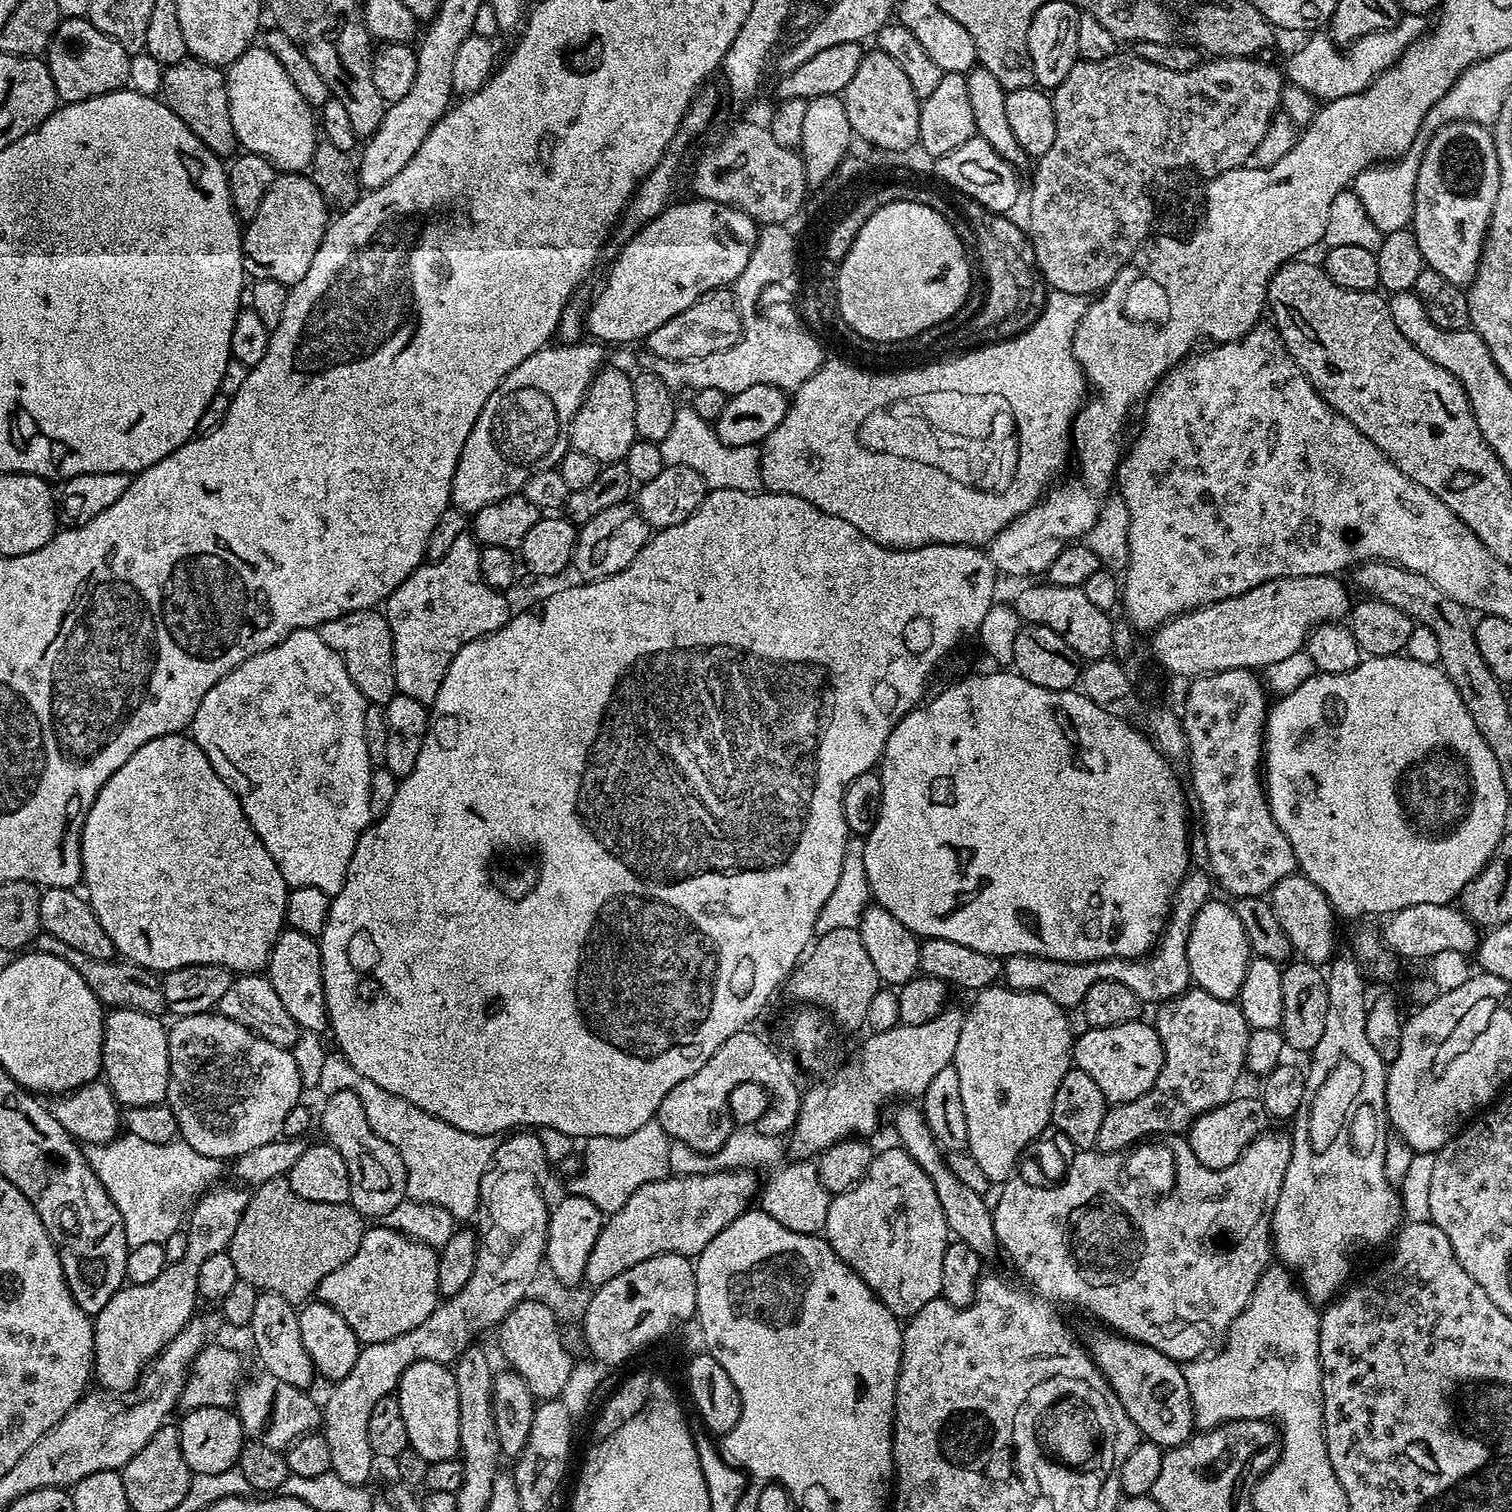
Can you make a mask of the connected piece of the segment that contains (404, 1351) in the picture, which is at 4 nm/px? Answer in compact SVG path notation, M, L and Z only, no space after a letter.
M516 1130L513 1131L511 1134L505 1135L503 1139L497 1143L496 1146L496 1154L492 1158L491 1164L489 1164L488 1169L486 1170L486 1174L482 1178L482 1182L480 1183L480 1206L478 1209L478 1221L480 1220L480 1228L478 1227L478 1247L476 1250L476 1265L474 1266L474 1274L470 1274L470 1282L466 1282L466 1286L462 1286L462 1290L458 1290L458 1294L454 1294L453 1296L447 1297L443 1302L437 1304L436 1309L433 1310L433 1312L430 1314L430 1318L426 1318L426 1322L422 1322L422 1326L414 1326L414 1330L410 1330L406 1334L398 1334L398 1338L390 1338L386 1342L374 1342L373 1344L366 1344L363 1345L360 1349L360 1353L358 1354L358 1362L354 1362L353 1368L350 1369L350 1374L346 1374L346 1378L342 1378L341 1380L335 1381L331 1385L332 1393L328 1396L328 1401L323 1401L322 1404L322 1435L326 1438L326 1442L330 1446L330 1462L332 1463L332 1473L335 1474L338 1478L342 1478L342 1482L348 1483L350 1486L354 1487L361 1487L364 1485L367 1485L367 1480L371 1478L372 1476L372 1463L374 1463L374 1457L372 1455L372 1451L370 1450L370 1437L366 1435L366 1429L368 1426L368 1423L370 1422L370 1414L374 1410L374 1406L377 1404L377 1402L380 1401L381 1398L386 1398L387 1396L393 1395L395 1393L396 1388L400 1385L400 1379L402 1378L402 1374L406 1369L408 1369L410 1366L414 1366L414 1362L422 1362L425 1360L426 1362L438 1362L439 1364L447 1364L451 1365L453 1362L455 1362L456 1359L459 1358L462 1353L464 1353L469 1346L473 1343L472 1340L475 1338L476 1335L479 1334L479 1332L484 1332L487 1330L487 1328L495 1329L499 1324L503 1322L503 1320L506 1318L506 1314L510 1314L510 1310L514 1310L514 1306L518 1306L520 1303L523 1302L523 1300L529 1299L530 1293L528 1292L532 1288L532 1283L536 1280L536 1275L539 1274L540 1268L542 1272L542 1265L545 1263L544 1258L544 1251L546 1250L546 1238L548 1237L548 1214L550 1211L550 1204L549 1201L544 1201L544 1175L547 1174L548 1168L550 1168L550 1161L547 1160L547 1158L544 1157L544 1142L543 1139L535 1131L532 1130Z

